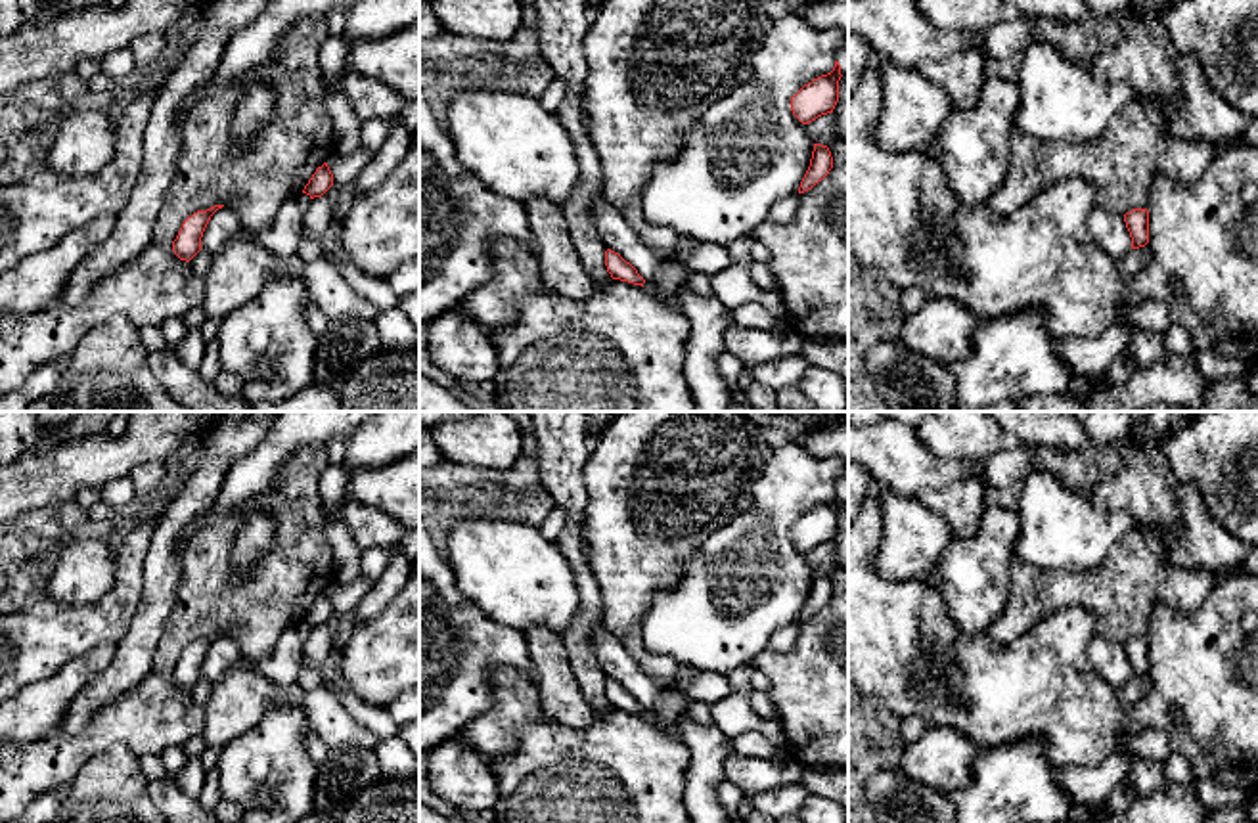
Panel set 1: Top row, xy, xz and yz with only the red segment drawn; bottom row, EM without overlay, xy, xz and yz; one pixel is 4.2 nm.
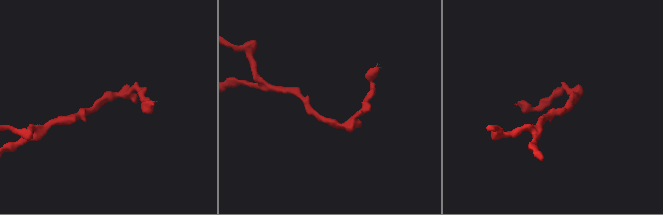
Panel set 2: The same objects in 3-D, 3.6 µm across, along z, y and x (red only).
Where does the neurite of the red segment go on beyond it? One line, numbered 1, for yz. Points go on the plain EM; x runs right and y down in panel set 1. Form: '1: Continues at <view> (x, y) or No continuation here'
1: No continuation here

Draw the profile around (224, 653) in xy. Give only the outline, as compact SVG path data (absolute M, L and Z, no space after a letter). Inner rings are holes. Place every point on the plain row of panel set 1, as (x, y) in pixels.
M228 635L218 637L201 666L201 679L216 681L243 658L241 647Z

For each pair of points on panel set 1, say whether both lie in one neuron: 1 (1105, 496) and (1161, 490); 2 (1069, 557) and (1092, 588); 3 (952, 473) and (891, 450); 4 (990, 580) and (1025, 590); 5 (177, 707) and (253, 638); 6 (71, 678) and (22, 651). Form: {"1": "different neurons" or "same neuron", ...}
{"1": "same neuron", "2": "different neurons", "3": "same neuron", "4": "different neurons", "5": "different neurons", "6": "different neurons"}

